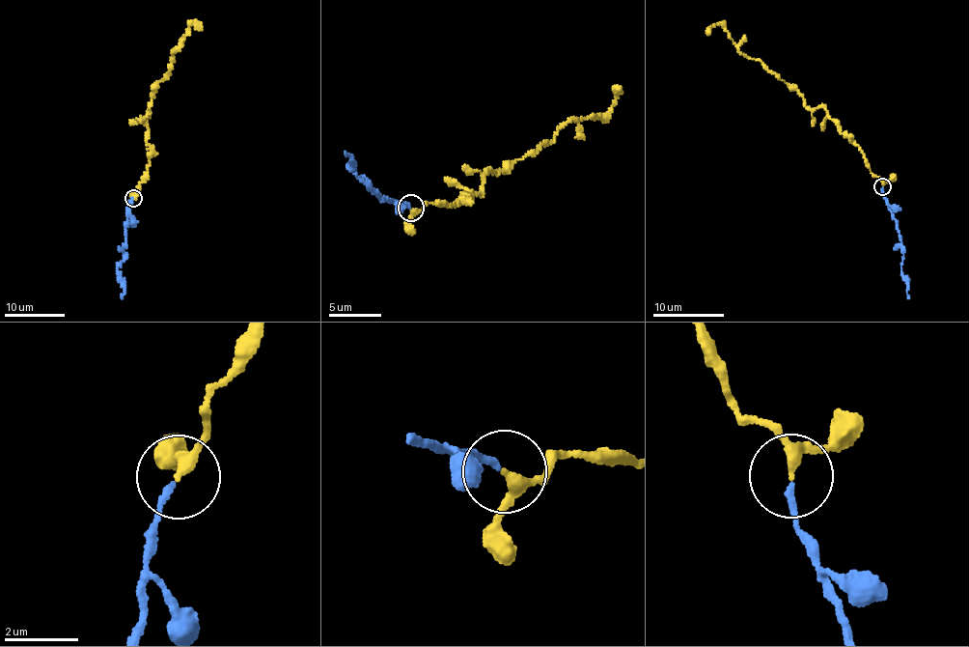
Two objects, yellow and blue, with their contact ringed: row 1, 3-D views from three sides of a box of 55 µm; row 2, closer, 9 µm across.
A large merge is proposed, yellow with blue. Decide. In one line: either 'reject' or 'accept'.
accept

